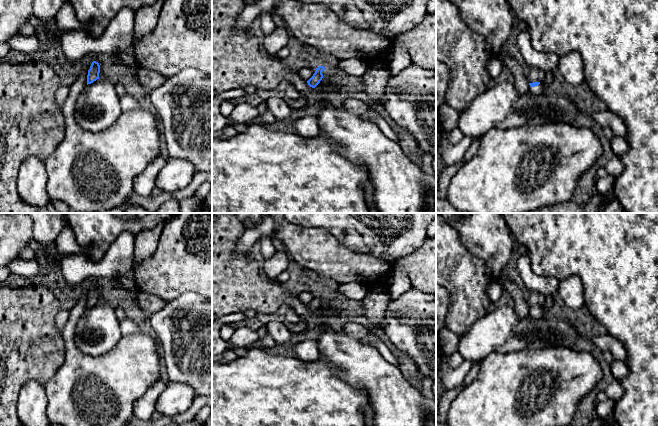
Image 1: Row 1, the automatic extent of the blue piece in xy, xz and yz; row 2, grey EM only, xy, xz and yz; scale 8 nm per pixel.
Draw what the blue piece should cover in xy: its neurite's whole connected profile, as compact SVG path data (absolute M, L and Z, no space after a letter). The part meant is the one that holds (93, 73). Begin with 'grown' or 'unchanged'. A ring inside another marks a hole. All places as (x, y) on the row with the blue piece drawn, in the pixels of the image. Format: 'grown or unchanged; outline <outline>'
unchanged; outline M93 61L87 75L87 85L99 79L100 65L98 62Z

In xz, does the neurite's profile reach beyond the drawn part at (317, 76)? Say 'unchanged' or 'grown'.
unchanged

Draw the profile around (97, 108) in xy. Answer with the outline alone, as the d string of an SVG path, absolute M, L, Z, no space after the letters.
M97 79L86 85L75 102L74 118L84 129L100 132L111 127L123 113L115 83Z

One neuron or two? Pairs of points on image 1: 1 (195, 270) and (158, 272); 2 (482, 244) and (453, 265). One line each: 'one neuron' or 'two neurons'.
1: one neuron
2: two neurons

